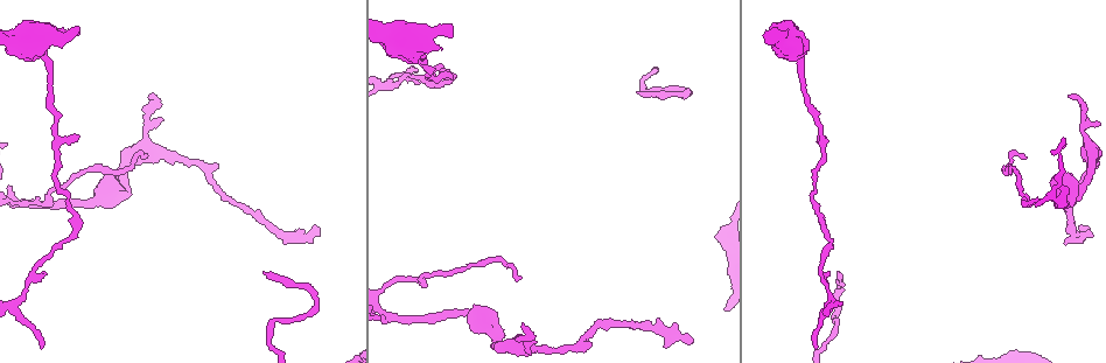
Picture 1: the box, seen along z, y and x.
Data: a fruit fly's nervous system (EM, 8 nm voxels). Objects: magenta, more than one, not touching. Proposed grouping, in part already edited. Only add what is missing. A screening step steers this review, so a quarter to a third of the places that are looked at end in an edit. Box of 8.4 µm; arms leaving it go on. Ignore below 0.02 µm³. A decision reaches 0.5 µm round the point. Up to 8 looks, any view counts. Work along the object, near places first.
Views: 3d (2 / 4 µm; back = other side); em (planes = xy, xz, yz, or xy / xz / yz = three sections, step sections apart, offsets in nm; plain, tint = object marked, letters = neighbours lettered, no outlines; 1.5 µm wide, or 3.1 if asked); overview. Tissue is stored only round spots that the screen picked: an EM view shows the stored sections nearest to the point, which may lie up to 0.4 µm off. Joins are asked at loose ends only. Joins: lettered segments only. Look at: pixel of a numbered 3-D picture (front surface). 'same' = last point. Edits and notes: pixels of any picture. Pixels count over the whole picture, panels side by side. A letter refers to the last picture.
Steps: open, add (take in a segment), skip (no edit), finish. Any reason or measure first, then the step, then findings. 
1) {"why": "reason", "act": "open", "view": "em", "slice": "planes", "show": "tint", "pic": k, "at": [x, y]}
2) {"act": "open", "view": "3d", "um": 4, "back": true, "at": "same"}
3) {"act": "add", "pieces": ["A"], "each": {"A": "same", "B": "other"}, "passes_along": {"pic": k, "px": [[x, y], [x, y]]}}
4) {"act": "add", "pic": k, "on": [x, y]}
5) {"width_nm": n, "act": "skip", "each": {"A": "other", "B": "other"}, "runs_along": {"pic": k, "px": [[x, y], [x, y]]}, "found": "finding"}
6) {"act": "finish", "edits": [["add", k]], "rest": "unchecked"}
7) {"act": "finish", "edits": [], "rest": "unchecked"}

{"why": "branch stops here", "act": "open", "view": "em", "slice": "xy", "step": 4, "show": "tint", "pic": 1, "at": [687, 333]}

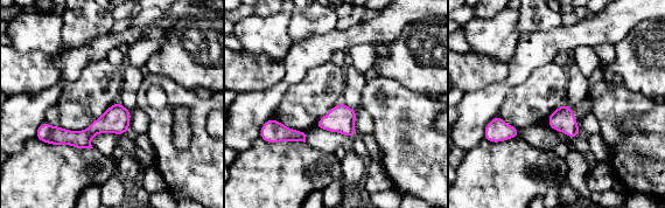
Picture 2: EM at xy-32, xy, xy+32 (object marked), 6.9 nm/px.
{"why": "another direction", "act": "open", "view": "em", "slice": "planes", "show": "letters", "at": "same"}

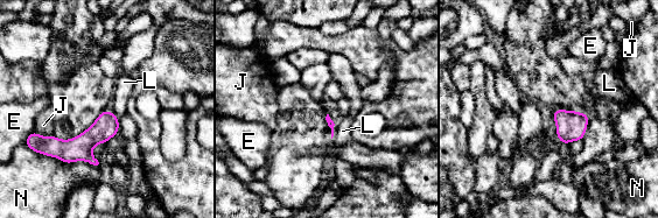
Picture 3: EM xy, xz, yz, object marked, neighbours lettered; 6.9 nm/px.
{"act": "skip", "each": {"E": "other", "J": "other", "L": "other", "N": "other"}, "found": "none of them fits"}

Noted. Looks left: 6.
{"why": "free end", "act": "open", "view": "3d", "um": 2, "pic": 1, "at": [150, 97]}

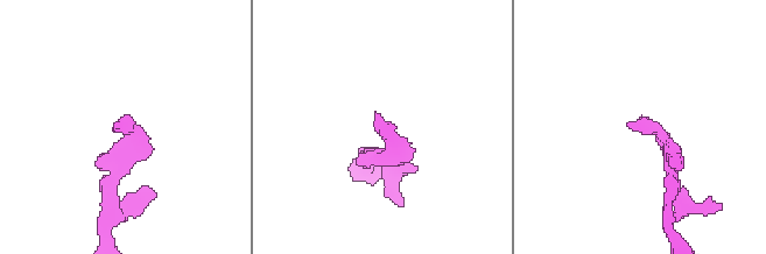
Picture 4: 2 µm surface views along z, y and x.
{"why": "now the EM", "act": "open", "view": "em", "slice": "planes", "show": "letters", "pic": 4, "at": [113, 127]}

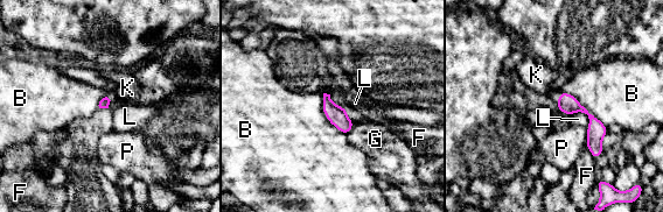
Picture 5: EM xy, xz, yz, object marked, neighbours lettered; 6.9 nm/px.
{"act": "skip", "each": {"B": "other", "F": "other", "G": "other", "K": "other", "L": "other", "P": "other"}, "border": {"pic": 5, "px": [[562, 90], [572, 94], [606, 127]]}, "found": "none of them fits"}

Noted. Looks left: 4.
{"why": "stops while still wide", "act": "open", "view": "3d", "um": 2, "back": true, "pic": 1, "at": [441, 47]}

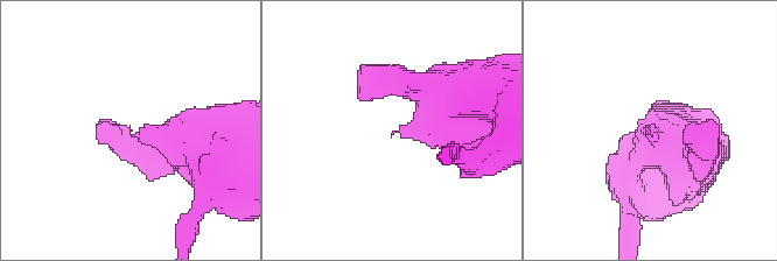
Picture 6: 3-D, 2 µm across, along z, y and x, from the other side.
{"why": "now the EM", "act": "open", "view": "em", "slice": "planes", "show": "letters", "pic": 6, "at": [646, 131]}

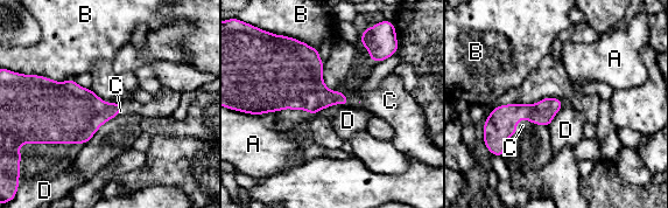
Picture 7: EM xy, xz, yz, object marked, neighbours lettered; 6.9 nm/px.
{"act": "add", "pieces": ["C"], "each": {"A": "other", "B": "other", "C": "same", "D": "other"}, "passes_along": {"pic": 7, "px": [[500, 125], [520, 119], [522, 125]]}, "found": "it goes on there"}

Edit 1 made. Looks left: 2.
{"act": "finish", "edits": [["add", 7]], "rest": "unchecked"}

